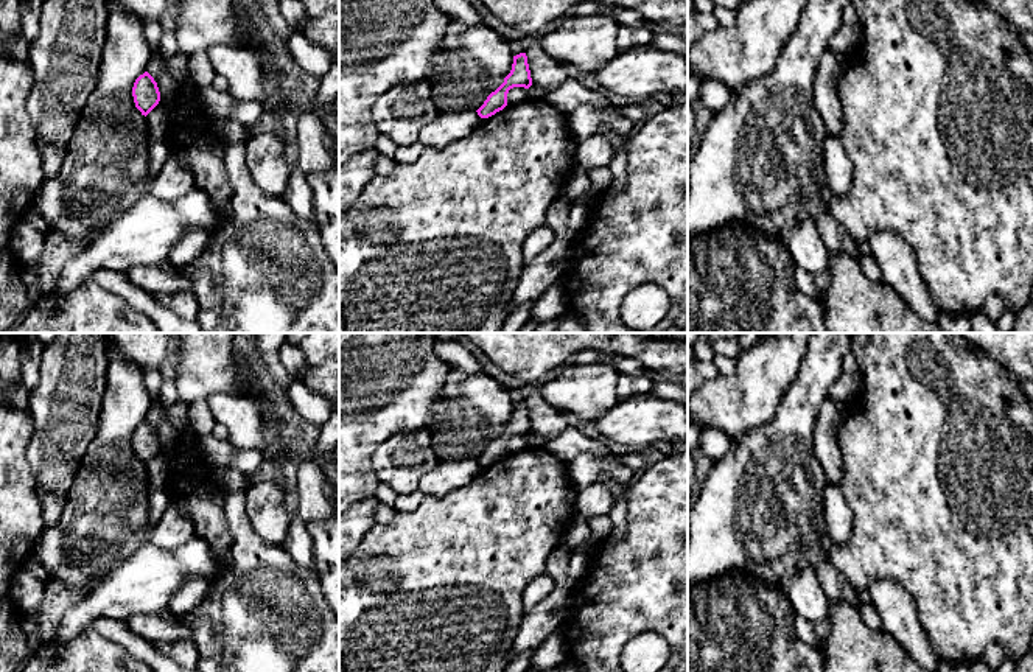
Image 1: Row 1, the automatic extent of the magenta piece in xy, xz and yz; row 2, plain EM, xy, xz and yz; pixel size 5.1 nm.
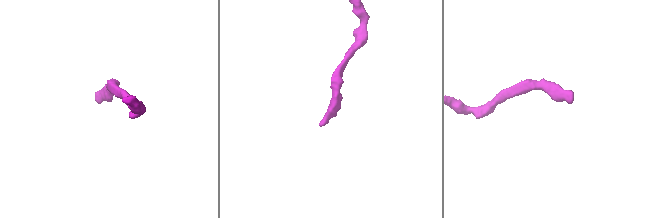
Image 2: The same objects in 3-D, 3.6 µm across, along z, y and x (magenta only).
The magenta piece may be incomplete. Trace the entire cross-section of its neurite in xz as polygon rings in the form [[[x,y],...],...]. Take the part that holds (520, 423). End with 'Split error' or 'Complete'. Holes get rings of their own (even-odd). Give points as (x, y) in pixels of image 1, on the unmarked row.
[[[526,401],[513,404],[510,422],[504,431],[492,440],[484,453],[476,459],[481,467],[488,467],[507,454],[507,442],[513,436],[529,437],[532,434],[531,418]]]. Complete

